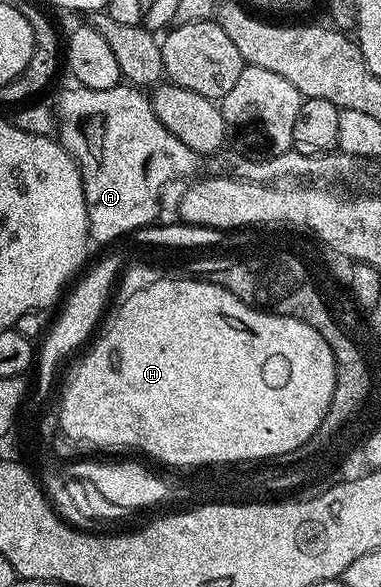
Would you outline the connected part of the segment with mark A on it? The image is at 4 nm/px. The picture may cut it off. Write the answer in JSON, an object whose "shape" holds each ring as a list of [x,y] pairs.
{"shape":[[[80,85],[72,86],[58,97],[57,107],[55,103],[55,131],[59,142],[72,153],[73,160],[81,169],[81,179],[85,183],[90,240],[94,244],[113,243],[120,235],[129,237],[141,227],[150,226],[149,207],[156,205],[161,187],[176,179],[188,180],[196,176],[199,156],[196,151],[183,145],[183,141],[179,141],[175,133],[167,130],[159,117],[155,117],[150,96],[144,90],[132,85],[118,85],[98,91]]]}

